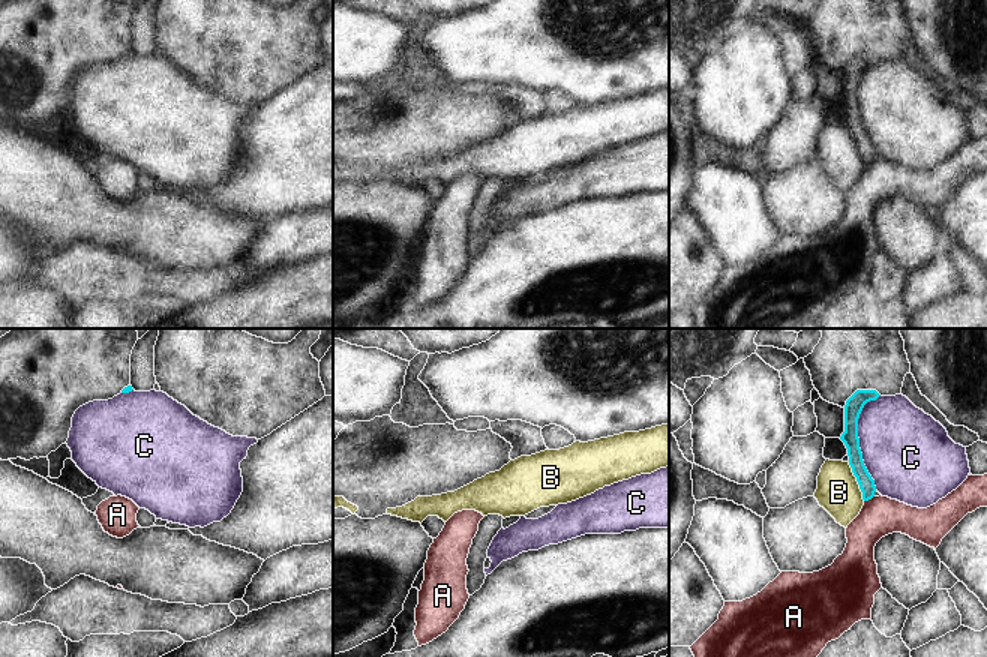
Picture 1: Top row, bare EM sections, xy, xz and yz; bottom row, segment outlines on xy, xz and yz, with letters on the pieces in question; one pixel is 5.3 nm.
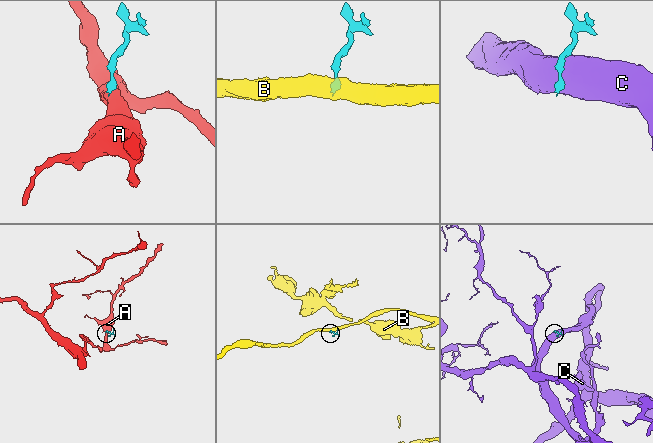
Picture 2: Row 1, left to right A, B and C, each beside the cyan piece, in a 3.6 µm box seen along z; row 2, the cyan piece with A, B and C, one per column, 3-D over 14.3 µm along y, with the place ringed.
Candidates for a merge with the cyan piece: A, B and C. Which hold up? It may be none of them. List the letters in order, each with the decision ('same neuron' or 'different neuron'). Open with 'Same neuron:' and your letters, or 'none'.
Same neuron: none
A: different neuron
B: different neuron
C: different neuron

